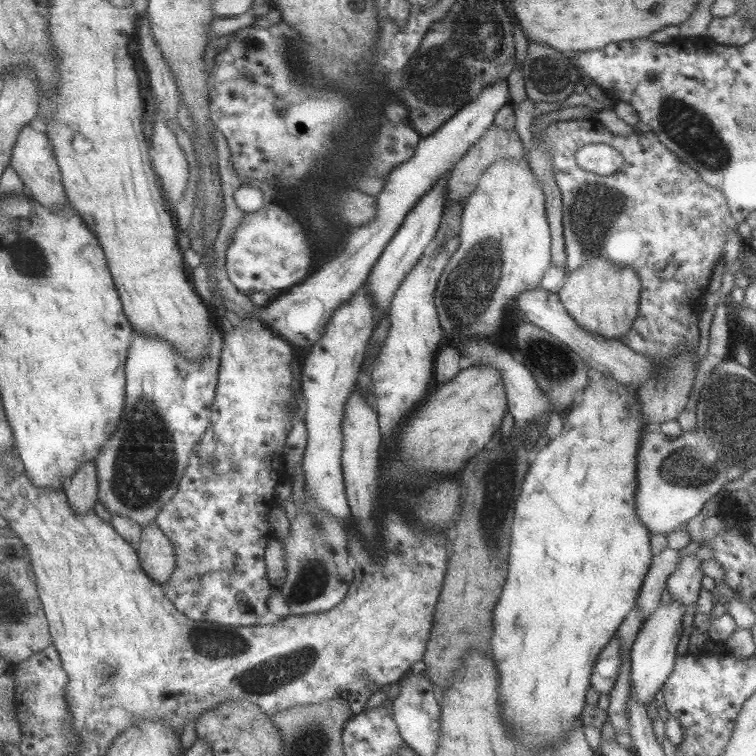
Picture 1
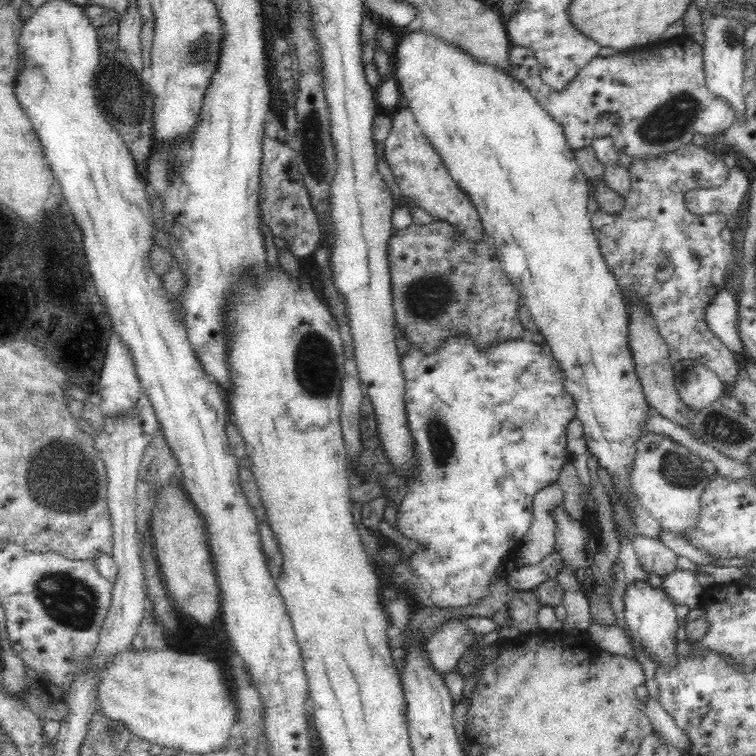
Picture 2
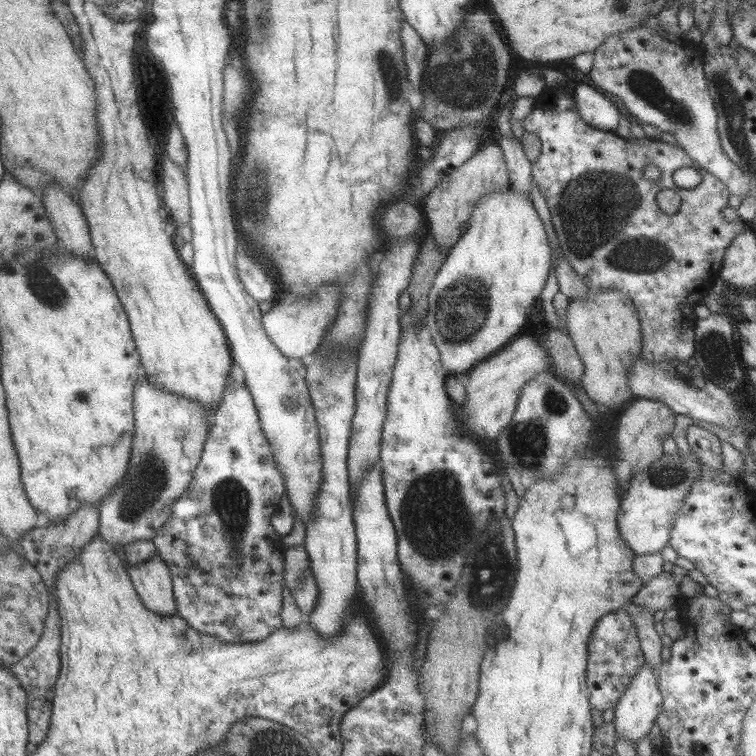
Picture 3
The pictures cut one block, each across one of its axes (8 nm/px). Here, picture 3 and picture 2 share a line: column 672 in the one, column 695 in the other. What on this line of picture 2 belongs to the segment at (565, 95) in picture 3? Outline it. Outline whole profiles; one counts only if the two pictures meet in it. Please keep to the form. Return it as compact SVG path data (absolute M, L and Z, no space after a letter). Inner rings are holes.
M692 143L681 146L672 154L662 154L660 158L633 160L629 173L631 189L625 196L622 210L610 214L599 208L590 215L596 242L600 245L600 253L606 266L612 271L623 294L633 294L635 300L641 298L645 302L656 319L660 336L663 336L669 346L670 359L673 362L686 359L699 361L720 377L725 387L724 394L732 396L739 372L738 362L732 351L722 344L705 321L706 308L723 288L732 258L732 245L724 243L720 237L720 230L726 227L727 218L720 213L696 215L683 202L688 191L722 186L727 181L730 168L712 152ZM694 174L699 174L700 178L695 180L692 177Z

